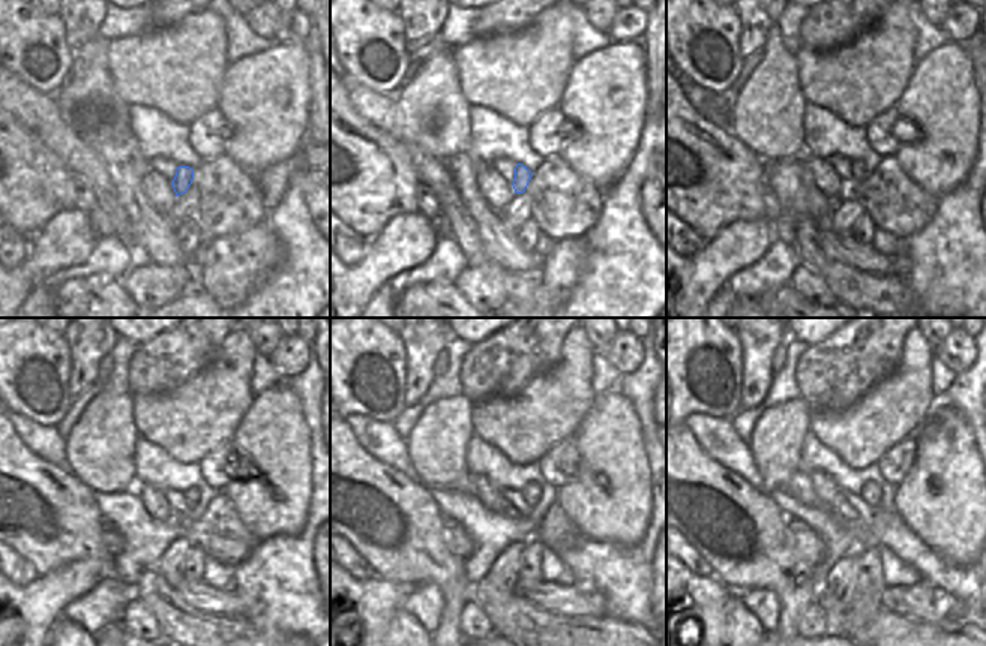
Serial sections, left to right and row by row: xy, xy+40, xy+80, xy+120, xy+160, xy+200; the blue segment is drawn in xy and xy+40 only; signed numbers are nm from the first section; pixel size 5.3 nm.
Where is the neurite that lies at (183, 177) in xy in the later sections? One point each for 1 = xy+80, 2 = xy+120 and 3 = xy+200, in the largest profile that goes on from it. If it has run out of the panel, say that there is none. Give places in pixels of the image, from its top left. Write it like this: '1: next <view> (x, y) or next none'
1: next xy+80 (859, 173)
2: next xy+120 (192, 493)
3: next xy+200 (871, 493)

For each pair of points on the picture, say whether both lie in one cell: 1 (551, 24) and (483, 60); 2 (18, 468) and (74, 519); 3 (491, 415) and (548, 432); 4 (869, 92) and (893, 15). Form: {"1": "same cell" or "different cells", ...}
{"1": "same cell", "2": "same cell", "3": "same cell", "4": "same cell"}

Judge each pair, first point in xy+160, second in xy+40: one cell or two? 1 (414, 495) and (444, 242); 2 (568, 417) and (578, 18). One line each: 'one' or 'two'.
1: two
2: two

